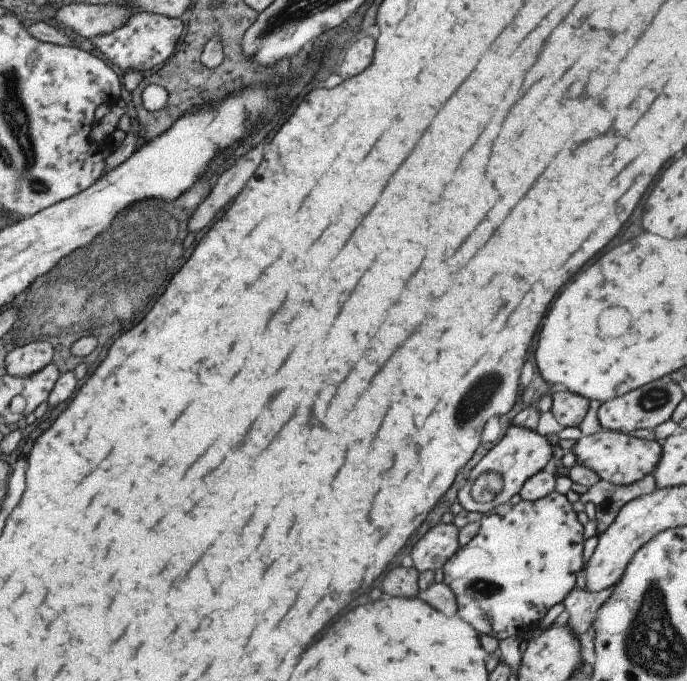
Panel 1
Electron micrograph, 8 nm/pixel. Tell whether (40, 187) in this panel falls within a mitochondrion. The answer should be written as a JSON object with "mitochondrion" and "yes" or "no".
{"mitochondrion":"yes"}

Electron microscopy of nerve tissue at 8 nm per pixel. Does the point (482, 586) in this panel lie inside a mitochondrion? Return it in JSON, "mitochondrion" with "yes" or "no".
{"mitochondrion":"yes"}

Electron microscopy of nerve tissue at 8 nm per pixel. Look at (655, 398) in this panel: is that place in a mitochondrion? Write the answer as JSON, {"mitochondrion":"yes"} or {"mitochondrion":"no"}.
{"mitochondrion":"yes"}

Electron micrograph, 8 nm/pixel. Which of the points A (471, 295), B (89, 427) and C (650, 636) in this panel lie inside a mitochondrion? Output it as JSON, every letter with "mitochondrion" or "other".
{"A":"other","B":"other","C":"mitochondrion"}

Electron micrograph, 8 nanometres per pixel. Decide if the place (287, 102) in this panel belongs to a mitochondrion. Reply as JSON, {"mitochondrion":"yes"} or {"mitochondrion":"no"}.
{"mitochondrion":"no"}

